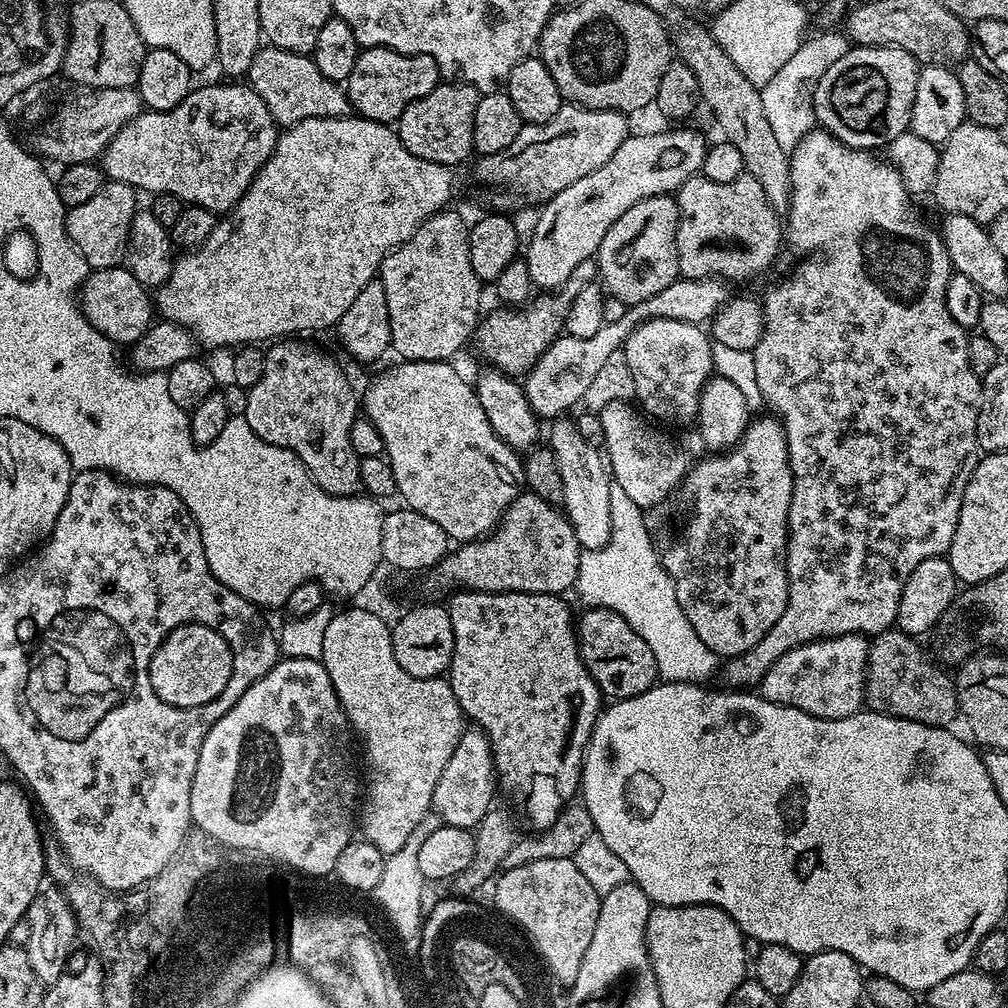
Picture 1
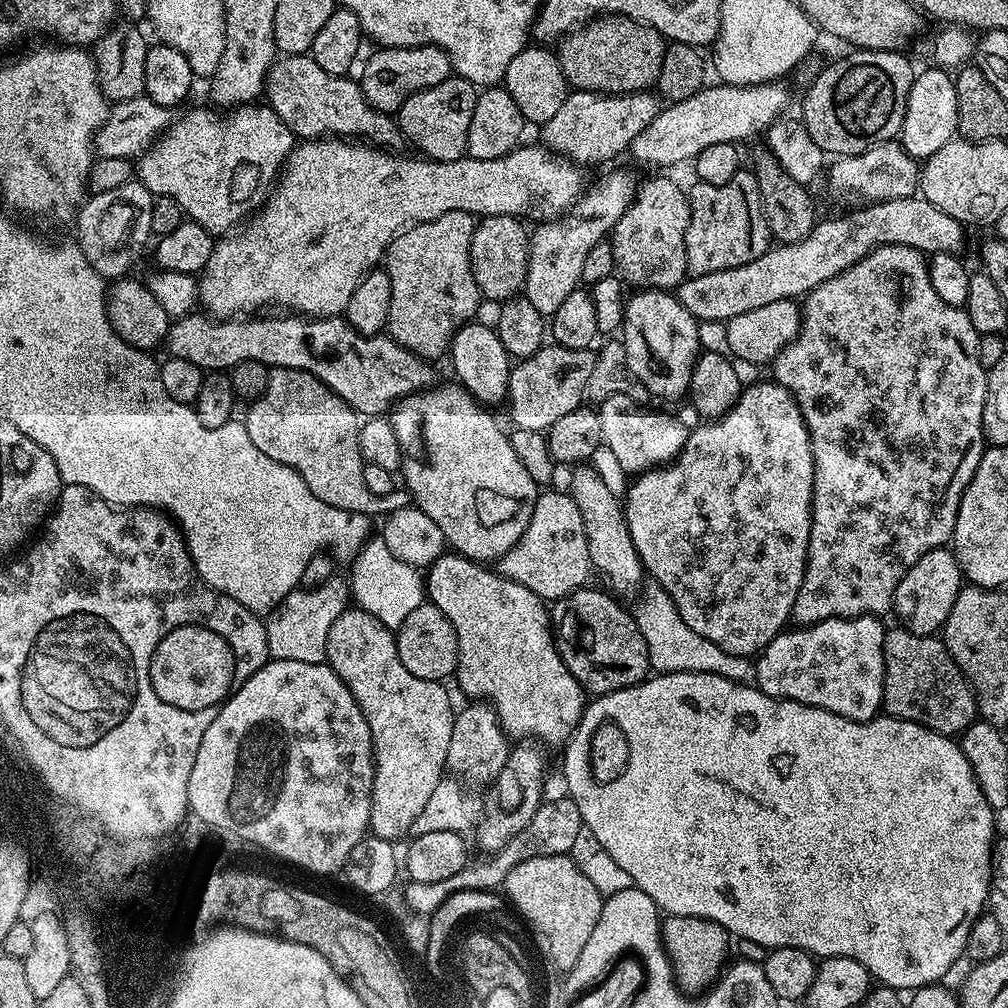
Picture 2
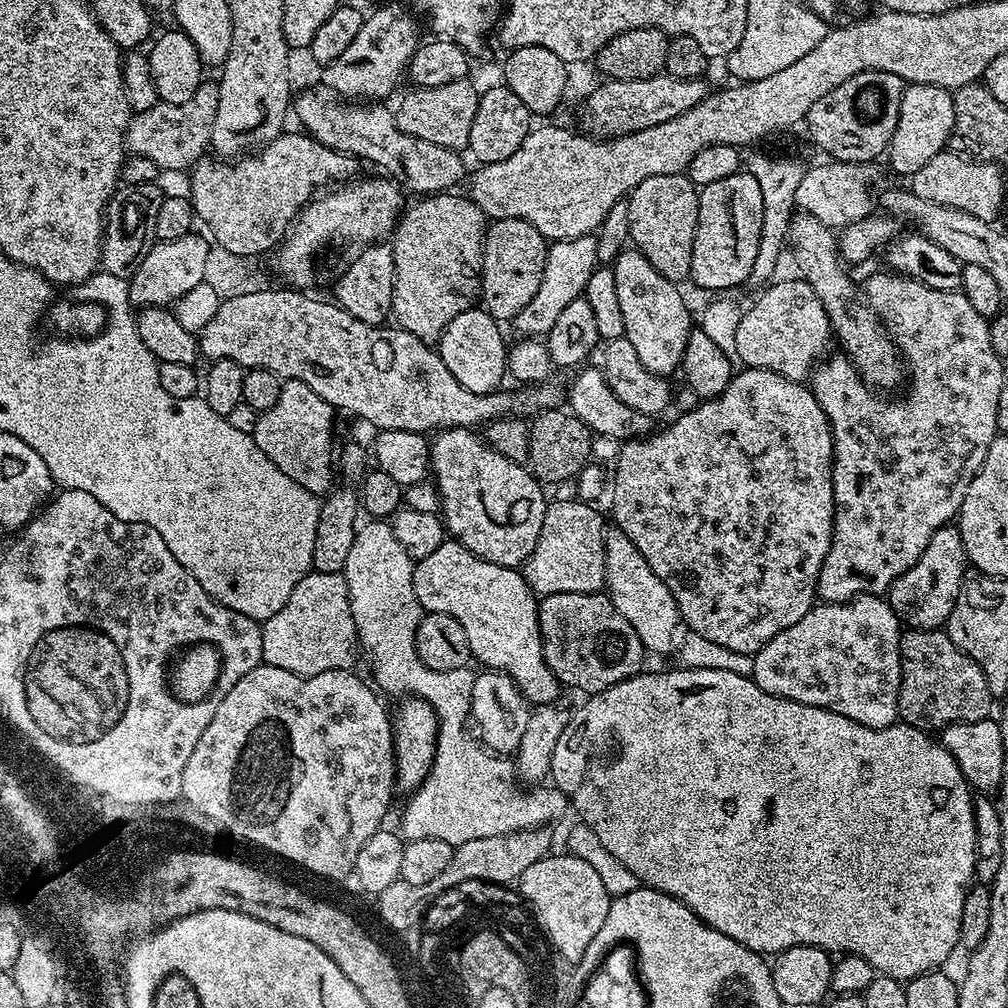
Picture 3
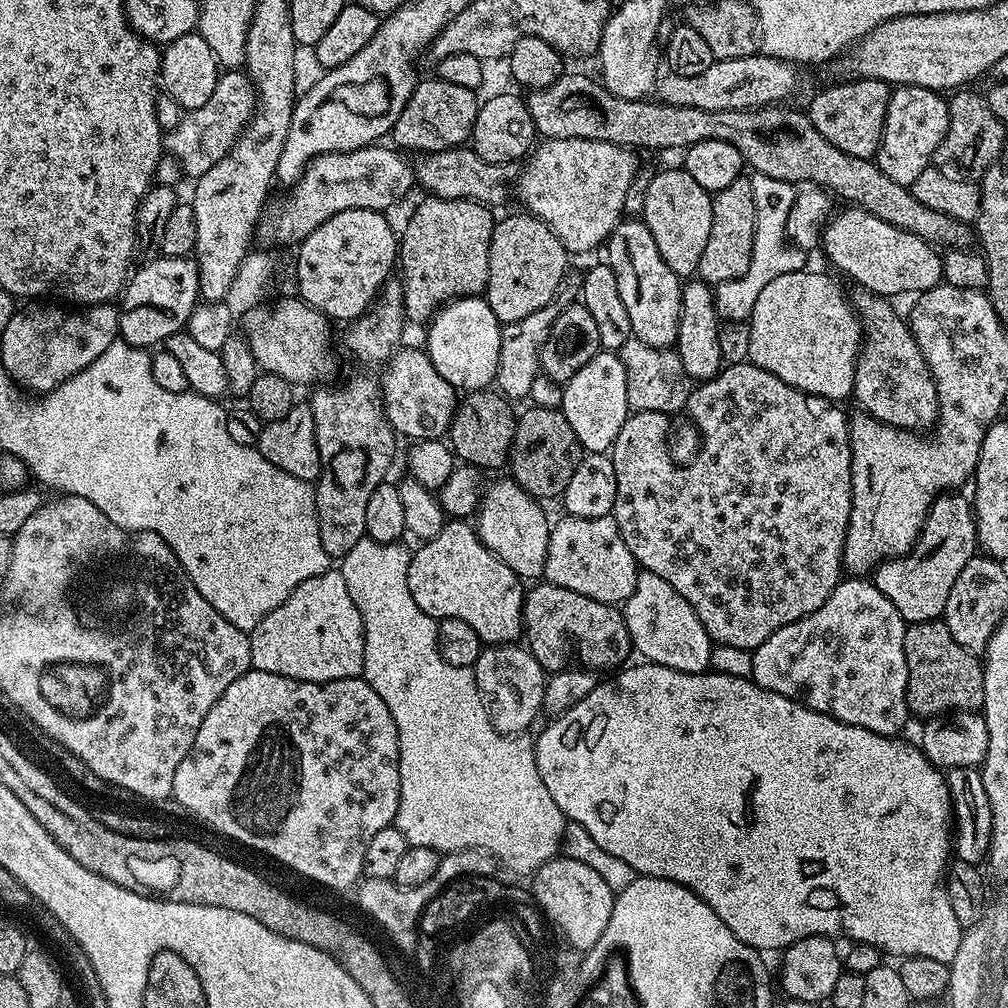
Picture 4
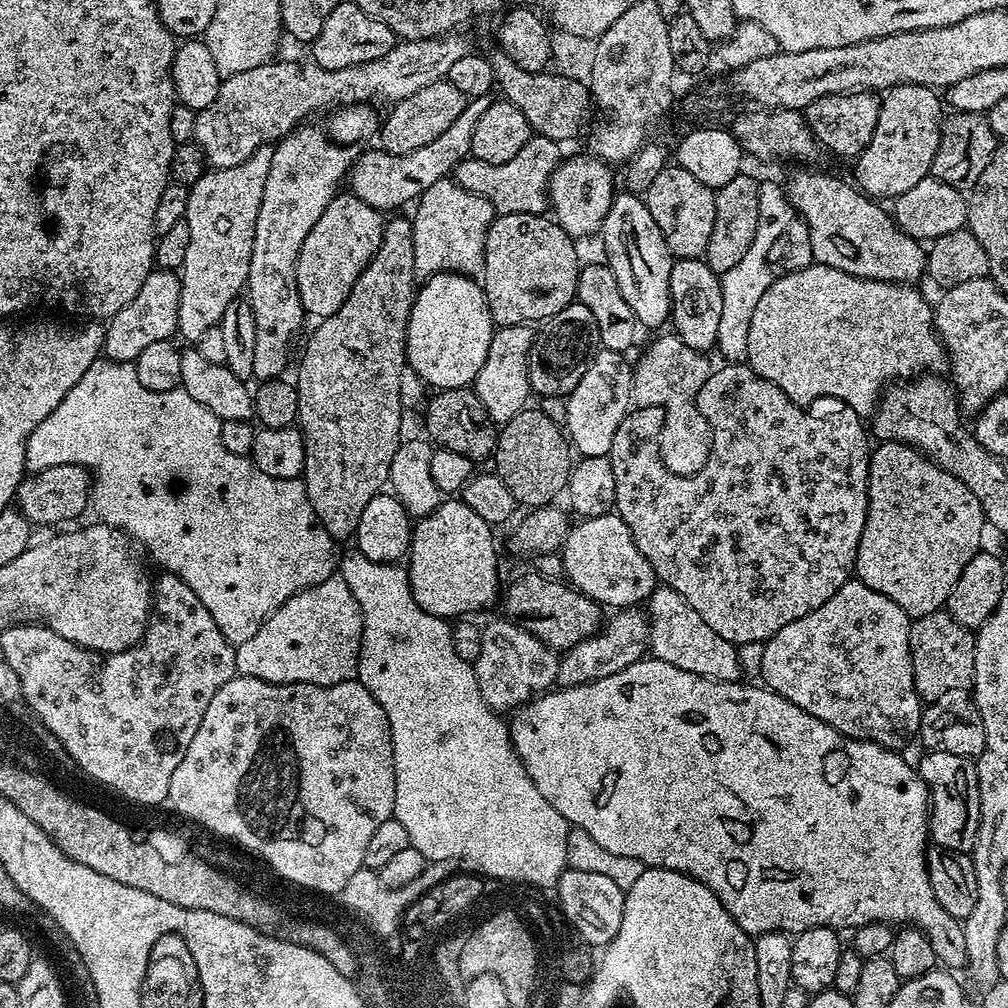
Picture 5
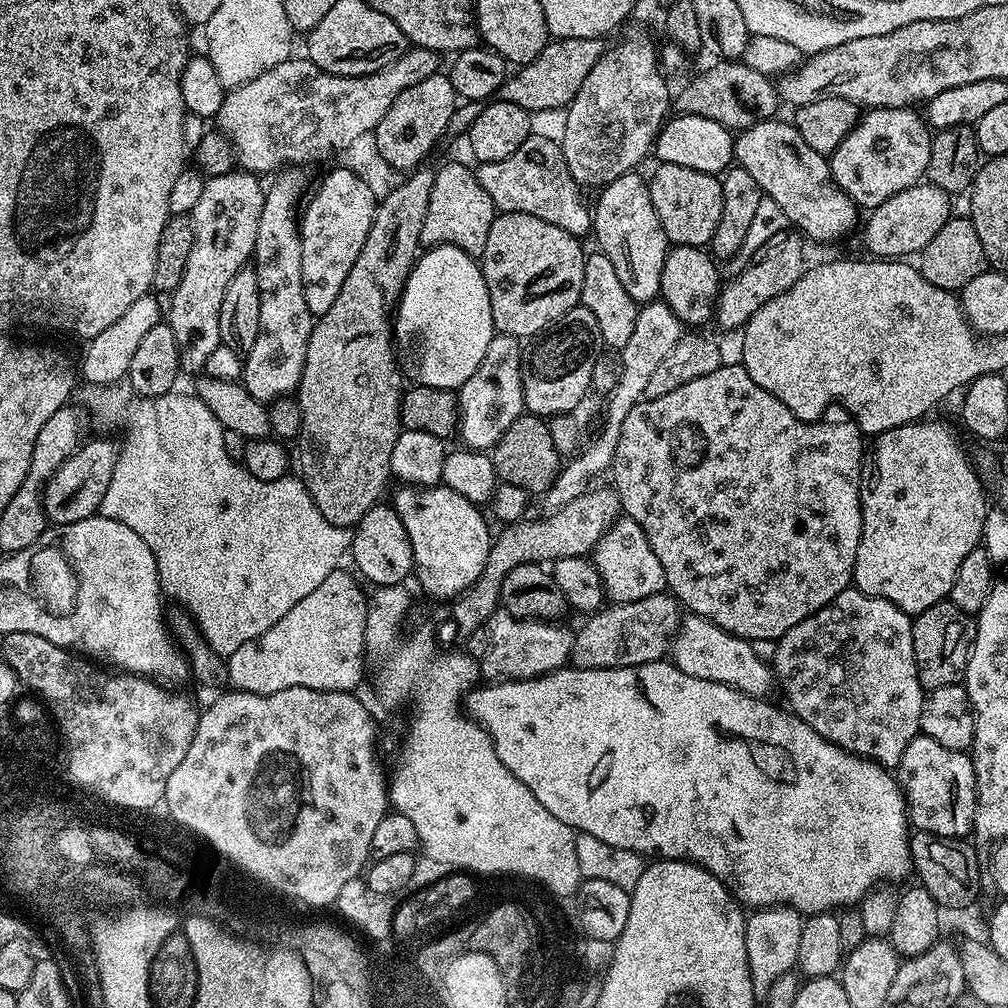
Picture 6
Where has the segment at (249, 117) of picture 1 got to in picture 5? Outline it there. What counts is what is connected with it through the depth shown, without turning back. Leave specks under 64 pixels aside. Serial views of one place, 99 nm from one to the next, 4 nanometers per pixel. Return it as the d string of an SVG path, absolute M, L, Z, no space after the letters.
M473 96L467 101L458 114L458 118L448 129L443 132L439 138L434 138L434 142L414 150L410 154L390 154L383 150L365 151L360 159L352 165L350 173L350 191L352 195L362 198L370 206L387 210L387 208L400 208L403 204L411 205L420 199L420 195L434 182L451 177L455 173L462 161L469 159L472 151L472 135L474 126L478 126L478 118L490 110L493 97Z

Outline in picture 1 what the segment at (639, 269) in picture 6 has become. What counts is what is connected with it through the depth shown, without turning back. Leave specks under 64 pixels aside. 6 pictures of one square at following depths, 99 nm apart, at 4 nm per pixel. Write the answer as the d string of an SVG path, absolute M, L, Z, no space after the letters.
M654 318L650 322L642 322L642 326L633 330L628 341L624 343L622 351L626 354L626 362L630 362L630 374L634 374L635 399L638 401L639 407L653 421L673 420L676 424L689 425L695 421L704 383L714 372L712 345L713 341L710 339L709 333L701 325L674 322L670 318Z

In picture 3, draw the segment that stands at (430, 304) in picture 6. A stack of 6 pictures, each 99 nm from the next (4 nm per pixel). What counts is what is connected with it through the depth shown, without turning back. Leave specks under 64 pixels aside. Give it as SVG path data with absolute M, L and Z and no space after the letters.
M477 306L458 314L440 336L438 351L446 370L474 394L486 395L501 387L500 379L506 376L506 343L500 333L501 325L483 307Z

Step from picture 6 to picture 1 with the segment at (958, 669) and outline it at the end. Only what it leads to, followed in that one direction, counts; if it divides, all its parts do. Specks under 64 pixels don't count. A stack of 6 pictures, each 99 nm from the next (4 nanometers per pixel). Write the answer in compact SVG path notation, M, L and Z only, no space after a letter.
M889 630L886 632L878 632L875 636L871 637L870 643L868 645L868 671L864 673L864 704L867 705L871 711L880 712L884 716L897 716L903 720L913 720L919 724L925 724L931 728L943 728L945 726L951 725L952 719L957 719L958 716L958 705L956 703L956 682L951 675L948 676L943 667L931 655L928 656L919 648L917 641L906 635L904 632L899 630Z

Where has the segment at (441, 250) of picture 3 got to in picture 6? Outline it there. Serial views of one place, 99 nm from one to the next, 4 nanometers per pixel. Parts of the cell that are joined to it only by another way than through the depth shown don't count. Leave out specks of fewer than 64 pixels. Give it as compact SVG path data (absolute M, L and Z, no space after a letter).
M444 164L436 168L434 190L430 190L430 206L426 210L426 222L422 222L421 245L435 246L449 244L466 250L466 254L477 258L484 255L486 238L490 235L490 226L497 216L496 207L482 190L475 171L464 164Z

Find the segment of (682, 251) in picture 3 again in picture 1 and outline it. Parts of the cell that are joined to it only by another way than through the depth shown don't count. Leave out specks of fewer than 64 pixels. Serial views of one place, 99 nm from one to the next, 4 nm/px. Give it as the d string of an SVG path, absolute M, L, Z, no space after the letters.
M675 195L651 196L642 198L602 238L596 251L595 261L598 280L613 300L620 300L624 305L637 304L653 294L659 294L680 276L678 266L678 206Z

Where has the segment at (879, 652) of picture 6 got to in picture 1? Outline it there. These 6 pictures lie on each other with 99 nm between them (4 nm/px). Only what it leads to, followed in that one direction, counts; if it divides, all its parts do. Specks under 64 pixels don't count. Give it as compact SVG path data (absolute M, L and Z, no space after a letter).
M846 634L845 636L827 636L824 640L815 640L798 646L782 654L782 658L778 658L778 662L774 662L770 670L766 670L758 686L758 694L770 702L790 706L794 710L802 710L818 718L827 720L850 718L861 711L864 704L864 673L868 671L868 645L869 641L865 637Z

